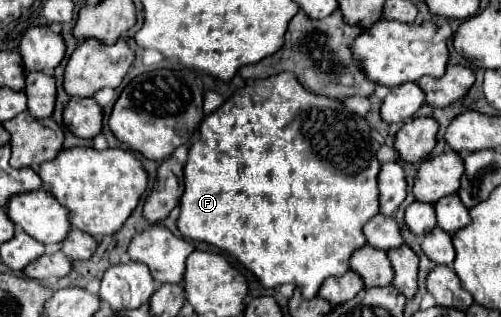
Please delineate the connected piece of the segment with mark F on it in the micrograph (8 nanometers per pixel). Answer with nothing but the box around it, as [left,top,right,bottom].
[178,74,380,298]

